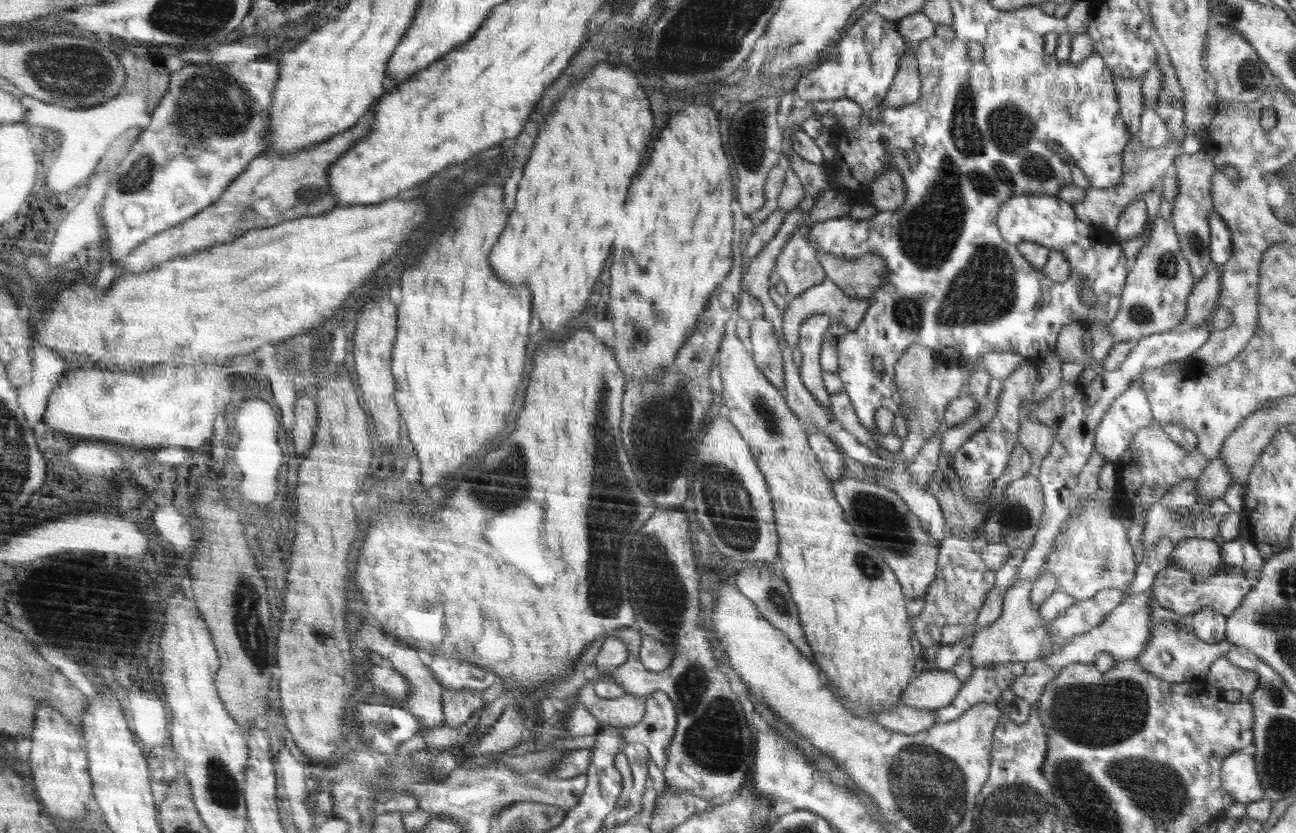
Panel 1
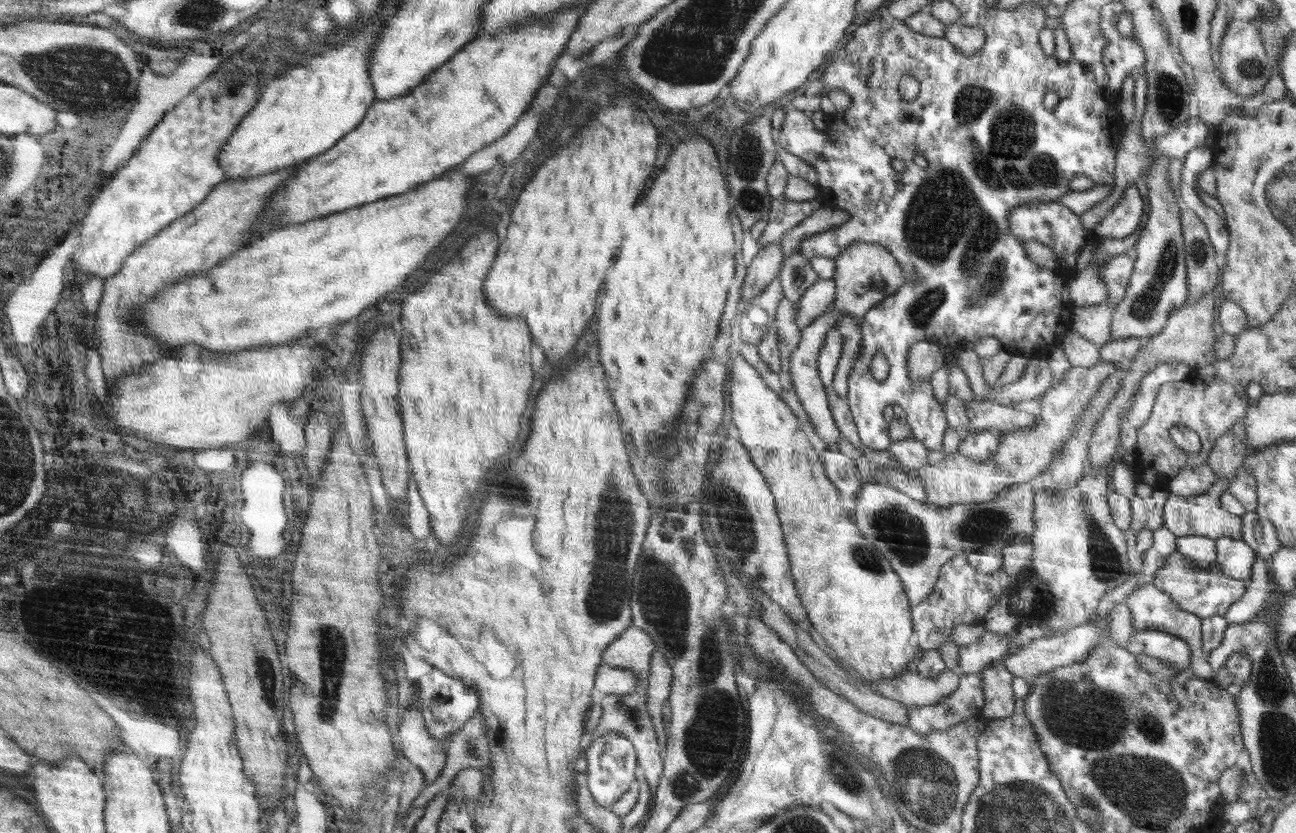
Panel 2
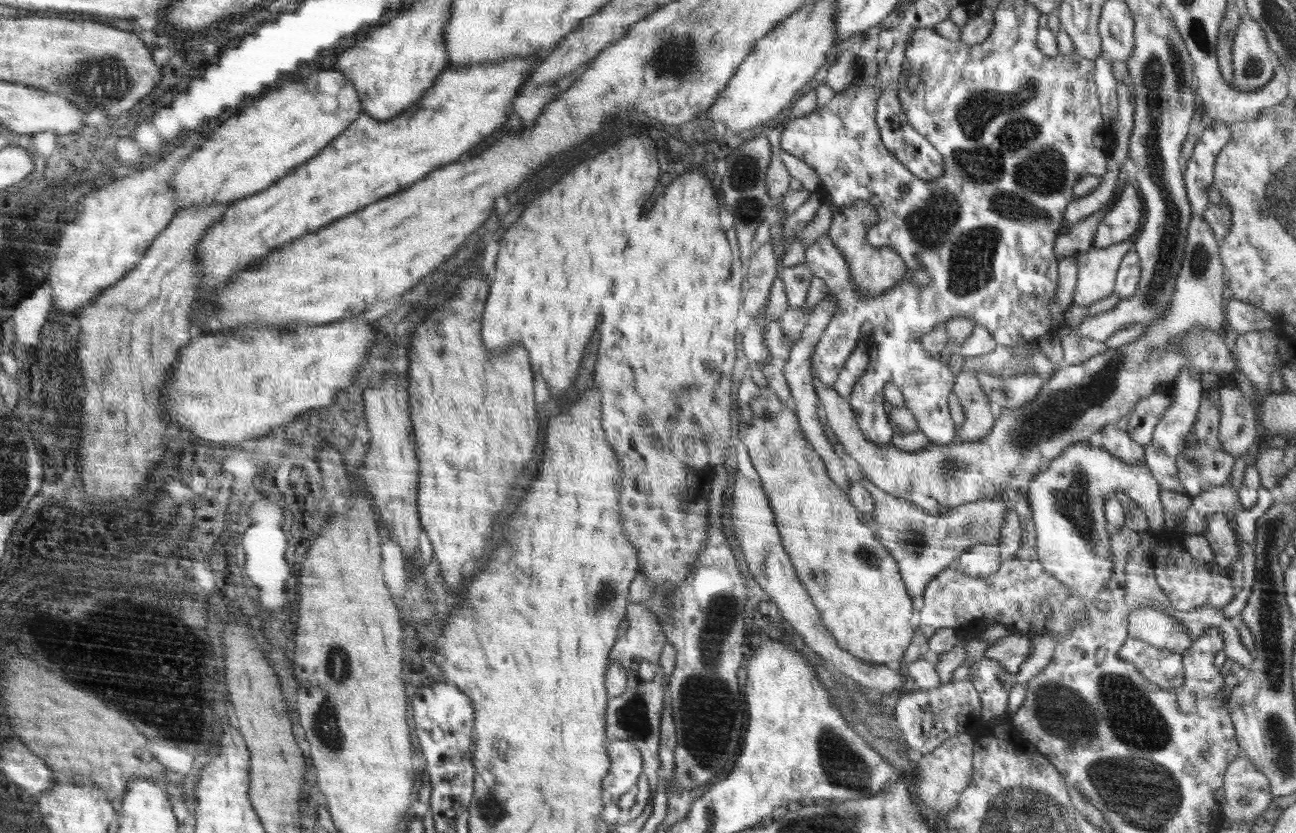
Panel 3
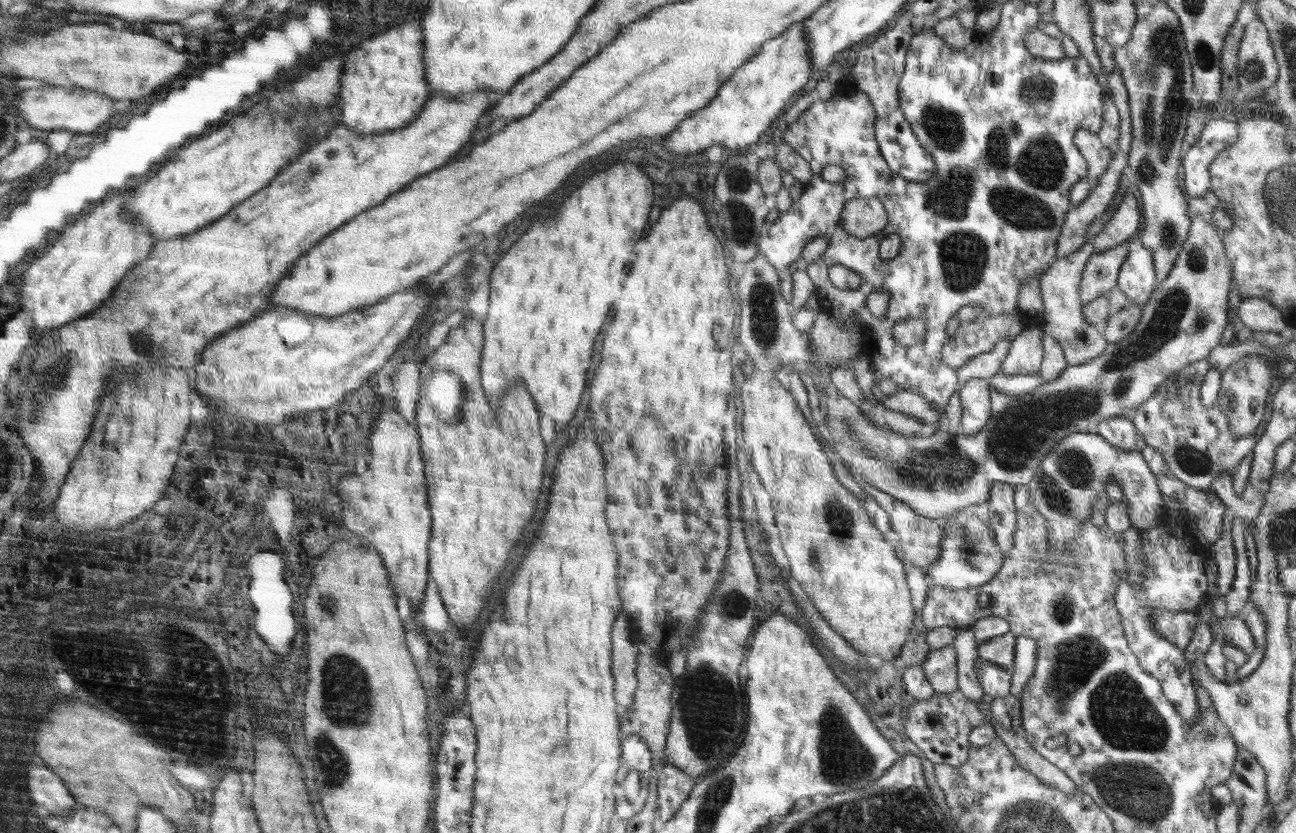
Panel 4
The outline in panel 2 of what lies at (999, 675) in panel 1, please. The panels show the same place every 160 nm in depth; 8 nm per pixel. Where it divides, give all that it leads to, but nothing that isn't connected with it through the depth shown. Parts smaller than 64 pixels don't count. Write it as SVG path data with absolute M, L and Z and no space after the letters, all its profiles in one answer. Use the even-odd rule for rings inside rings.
M980 673L961 674L958 689L942 702L930 706L908 705L908 726L921 735L946 730L976 717L984 703Z

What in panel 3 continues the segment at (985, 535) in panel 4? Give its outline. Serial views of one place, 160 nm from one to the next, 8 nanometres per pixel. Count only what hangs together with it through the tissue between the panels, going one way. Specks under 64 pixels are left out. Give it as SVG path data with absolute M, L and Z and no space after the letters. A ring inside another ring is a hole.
M977 545L954 559L949 569L968 578L982 579L997 572L1001 564L998 545Z

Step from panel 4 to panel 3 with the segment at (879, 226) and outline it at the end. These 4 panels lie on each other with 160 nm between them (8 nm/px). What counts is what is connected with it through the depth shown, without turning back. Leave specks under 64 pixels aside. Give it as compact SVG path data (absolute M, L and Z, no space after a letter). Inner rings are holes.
M857 201L850 207L835 206L833 210L830 206L821 204L816 216L808 222L800 234L806 249L816 242L819 236L828 234L848 262L851 280L855 285L855 294L868 294L869 298L876 298L895 286L898 288L907 274L904 259L884 248L873 247L867 241L867 230L877 221L877 217L878 213L874 206L863 201Z

